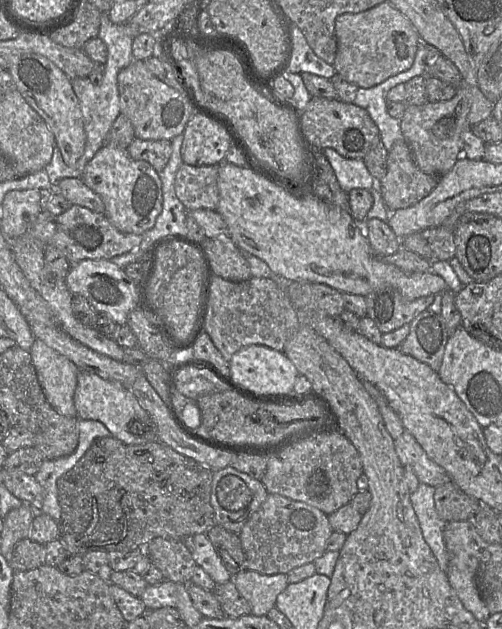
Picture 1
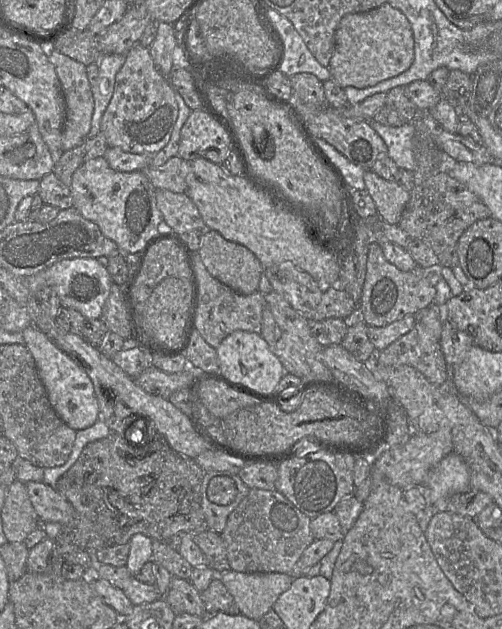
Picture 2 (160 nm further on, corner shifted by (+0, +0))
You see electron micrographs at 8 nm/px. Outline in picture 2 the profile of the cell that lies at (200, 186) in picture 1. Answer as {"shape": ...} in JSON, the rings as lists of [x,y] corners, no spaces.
{"shape":[[[175,156],[162,166],[149,166],[142,171],[156,189],[186,193],[186,177],[190,171],[190,162]]]}

